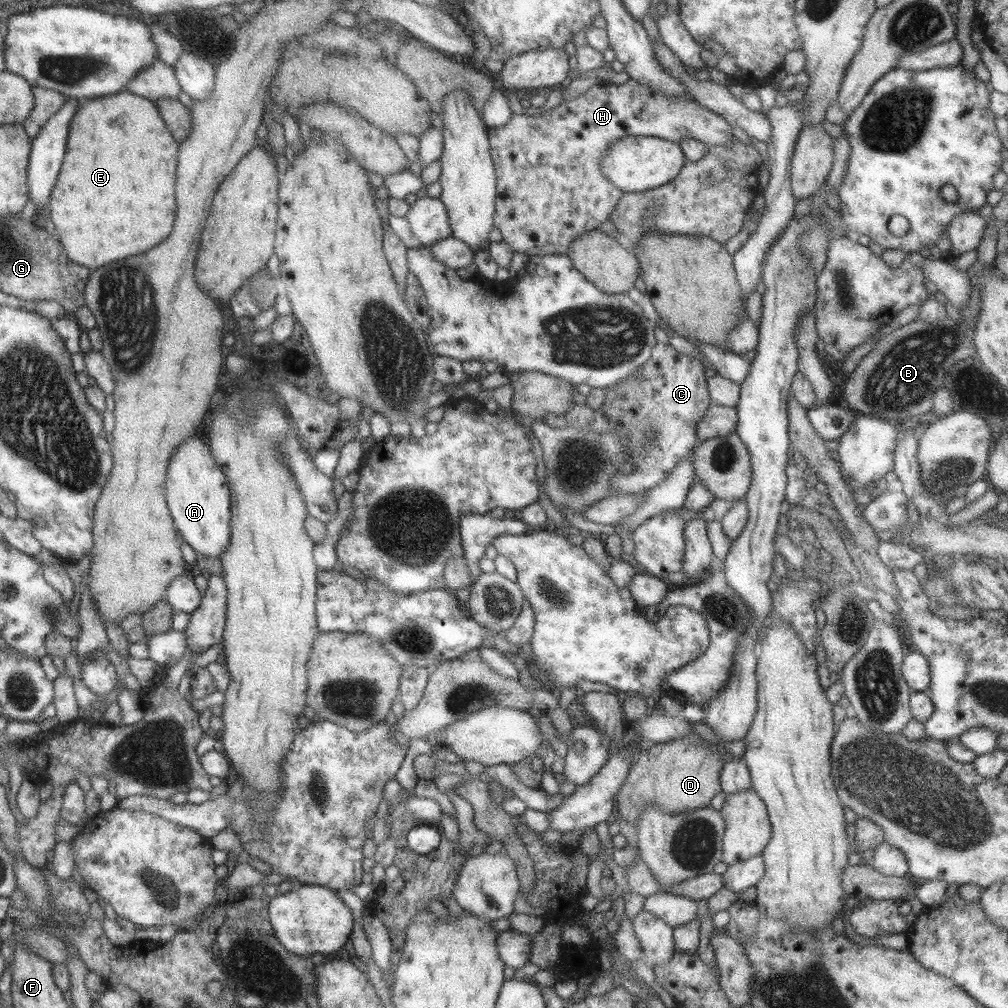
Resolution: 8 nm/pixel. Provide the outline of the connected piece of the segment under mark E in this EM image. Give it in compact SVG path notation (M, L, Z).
M127 90L119 91L111 95L84 99L80 106L76 108L75 114L73 114L69 121L66 139L65 154L62 158L60 171L53 185L47 208L51 210L49 212L49 220L55 224L57 238L61 242L61 247L65 248L64 252L66 256L69 256L68 260L70 263L79 264L87 269L99 268L99 266L103 266L107 262L121 260L121 258L127 258L127 256L145 252L145 250L157 246L161 240L165 240L169 236L171 226L173 226L173 218L175 218L173 188L175 188L175 166L177 166L178 142L167 130L154 102Z

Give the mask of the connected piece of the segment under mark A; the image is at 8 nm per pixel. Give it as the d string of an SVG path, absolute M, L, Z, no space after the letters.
M193 435L176 447L167 465L164 487L167 509L179 539L189 544L196 554L207 558L220 558L230 537L230 492L225 475L215 464L209 447L201 438Z

